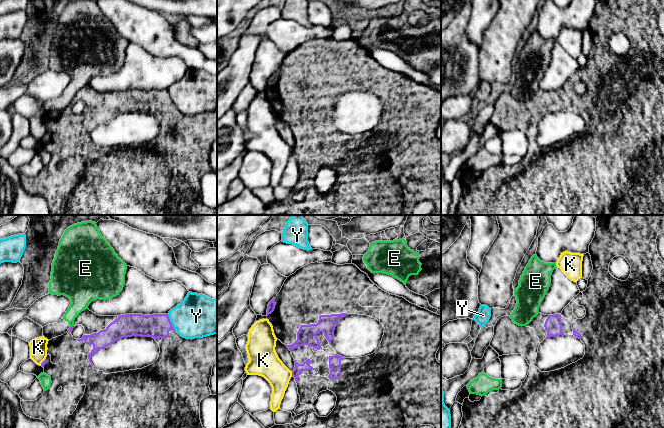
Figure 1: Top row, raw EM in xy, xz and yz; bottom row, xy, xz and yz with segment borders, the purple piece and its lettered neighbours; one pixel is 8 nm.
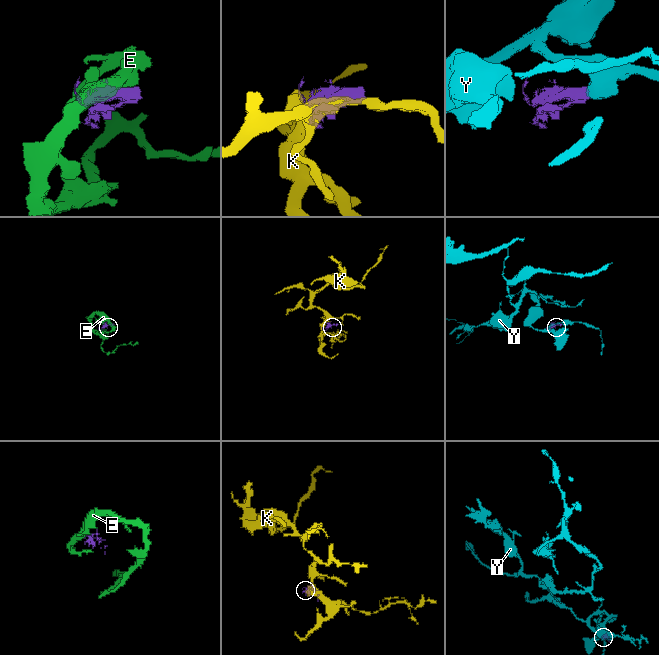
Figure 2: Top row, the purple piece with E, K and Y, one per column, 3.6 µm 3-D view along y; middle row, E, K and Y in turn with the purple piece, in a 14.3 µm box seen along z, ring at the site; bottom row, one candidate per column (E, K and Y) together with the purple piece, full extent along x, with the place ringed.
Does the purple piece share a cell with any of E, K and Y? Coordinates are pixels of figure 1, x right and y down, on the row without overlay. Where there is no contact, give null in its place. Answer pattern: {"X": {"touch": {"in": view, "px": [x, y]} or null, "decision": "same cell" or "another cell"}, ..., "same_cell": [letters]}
{"E": {"touch": {"in": "xy", "px": [72, 102]}, "decision": "another cell"}, "K": {"touch": {"in": "xz", "px": [292, 149]}, "decision": "another cell"}, "Y": {"touch": {"in": "xy", "px": [170, 98]}, "decision": "another cell"}, "same_cell": []}

